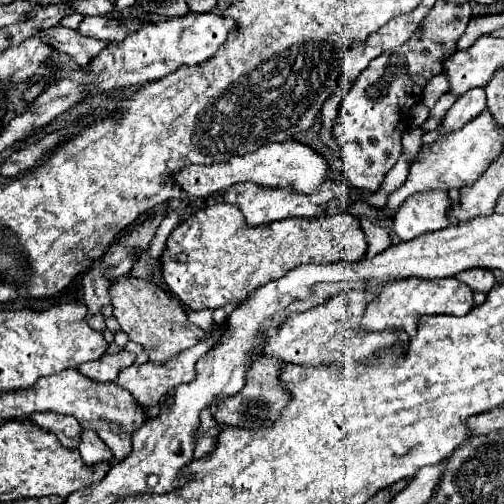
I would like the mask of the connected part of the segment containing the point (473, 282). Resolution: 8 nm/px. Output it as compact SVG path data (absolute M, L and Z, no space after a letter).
M471 268L471 272L459 272L459 276L455 276L459 282L467 284L473 292L489 292L495 286L495 276L491 270L487 268Z

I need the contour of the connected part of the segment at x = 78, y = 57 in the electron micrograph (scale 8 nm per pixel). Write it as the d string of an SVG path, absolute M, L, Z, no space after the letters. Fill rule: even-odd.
M61 24L53 26L53 28L37 30L37 36L45 44L49 44L53 50L69 54L81 68L85 68L107 44L105 40L91 40L91 38L79 34L77 30L65 28Z

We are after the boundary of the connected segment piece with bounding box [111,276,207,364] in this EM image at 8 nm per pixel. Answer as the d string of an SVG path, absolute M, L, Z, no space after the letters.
M119 276L119 280L115 280L115 288L111 288L111 300L115 308L113 316L117 318L121 330L129 336L131 342L137 342L145 348L151 362L157 362L157 364L167 362L171 356L183 352L185 348L195 346L199 340L207 336L205 330L191 326L181 304L173 302L169 294L163 292L153 282Z

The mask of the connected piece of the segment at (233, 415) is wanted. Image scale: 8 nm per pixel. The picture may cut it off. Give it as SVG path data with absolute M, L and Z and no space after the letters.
M253 356L249 368L247 368L247 378L245 386L241 392L235 396L225 396L223 400L219 398L213 408L213 416L221 426L243 426L243 428L263 428L279 416L283 404L289 400L289 392L281 386L279 382L279 370L281 362L275 360L273 356Z

